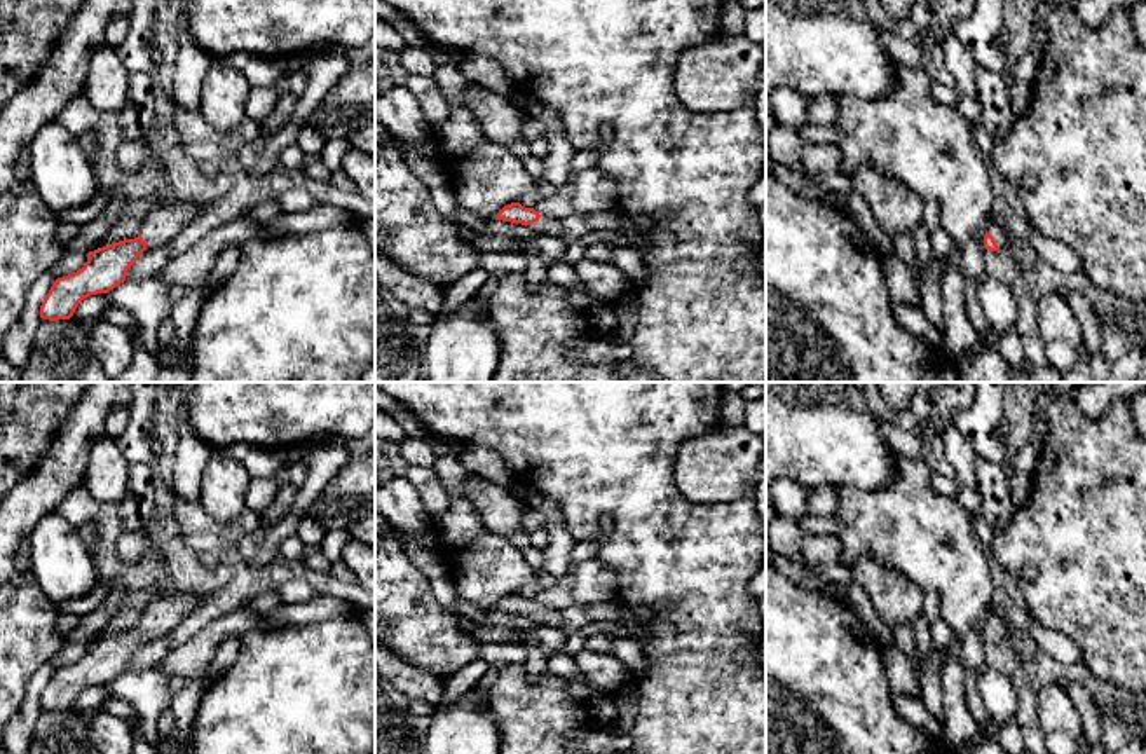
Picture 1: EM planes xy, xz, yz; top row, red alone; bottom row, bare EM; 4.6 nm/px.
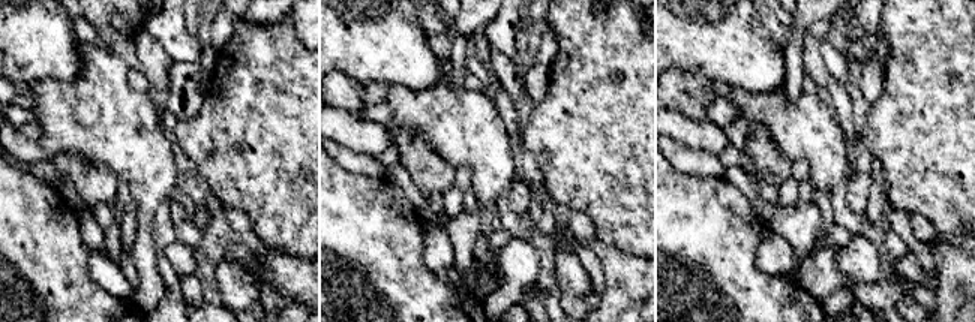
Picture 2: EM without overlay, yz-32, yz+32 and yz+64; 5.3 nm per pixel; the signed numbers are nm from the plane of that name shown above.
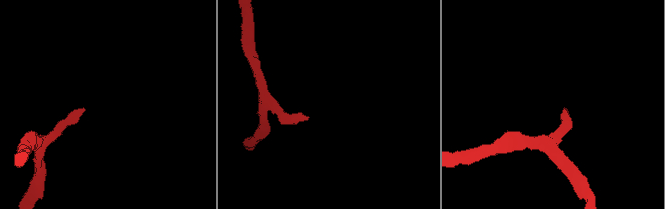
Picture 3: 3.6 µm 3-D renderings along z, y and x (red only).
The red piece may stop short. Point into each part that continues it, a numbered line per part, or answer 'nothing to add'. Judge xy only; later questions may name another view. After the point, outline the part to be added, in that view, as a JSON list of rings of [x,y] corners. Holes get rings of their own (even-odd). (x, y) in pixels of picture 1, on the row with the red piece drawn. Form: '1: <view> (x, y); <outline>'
1: xy (161, 226); [[[180,199],[171,202],[155,202],[141,222],[140,236],[147,248],[169,244],[176,236],[208,208],[201,199]]]

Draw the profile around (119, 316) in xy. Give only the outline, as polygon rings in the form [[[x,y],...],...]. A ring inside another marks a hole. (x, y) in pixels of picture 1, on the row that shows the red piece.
[[[115,305],[108,307],[108,309],[103,312],[101,318],[105,318],[106,321],[110,321],[110,323],[113,323],[113,325],[124,328],[126,332],[131,333],[131,337],[133,337],[133,333],[134,333],[136,328],[138,328],[138,321],[133,318],[133,314],[127,312],[126,309],[115,307]]]

